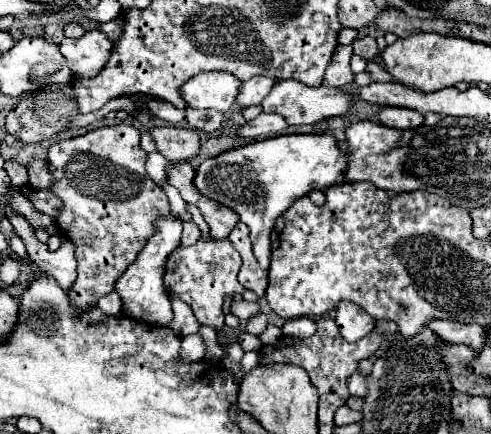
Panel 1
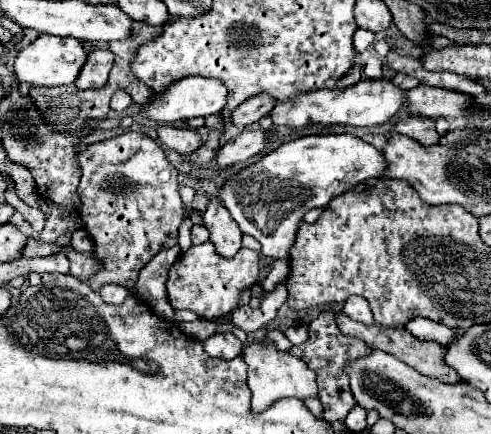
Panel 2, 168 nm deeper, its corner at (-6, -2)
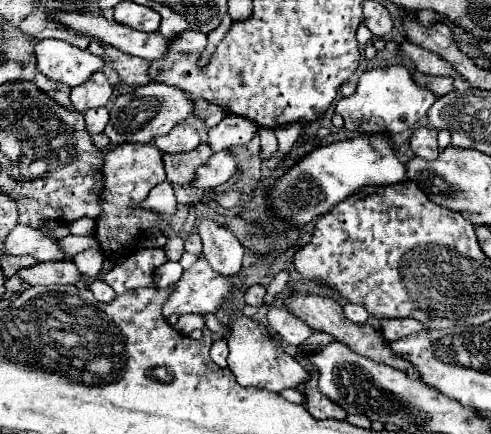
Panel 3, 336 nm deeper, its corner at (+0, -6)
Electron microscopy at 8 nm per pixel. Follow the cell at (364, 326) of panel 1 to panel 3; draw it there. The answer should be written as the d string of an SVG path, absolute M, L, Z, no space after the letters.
M344 304L344 314L354 324L364 324L368 320L368 312L360 308L360 304Z

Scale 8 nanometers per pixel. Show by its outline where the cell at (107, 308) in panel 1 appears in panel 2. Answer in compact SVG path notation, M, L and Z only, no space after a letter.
M106 284L106 288L100 288L102 300L106 300L110 304L120 304L126 298L126 294L128 294L128 290L118 288L118 284Z

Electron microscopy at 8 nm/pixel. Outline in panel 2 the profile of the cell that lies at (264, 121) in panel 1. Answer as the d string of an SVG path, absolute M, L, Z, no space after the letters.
M242 130L236 138L228 140L216 154L216 164L220 168L228 168L232 164L244 162L258 152L264 150L268 144L268 132L262 130Z

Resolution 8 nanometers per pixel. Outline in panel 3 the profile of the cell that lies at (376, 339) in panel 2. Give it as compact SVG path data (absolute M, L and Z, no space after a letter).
M290 296L286 300L286 306L288 310L298 316L300 320L304 320L310 328L318 330L318 332L326 332L330 336L334 336L338 342L346 344L352 352L360 354L360 356L366 356L370 360L376 360L376 362L384 362L388 366L394 366L402 372L408 372L410 376L414 376L414 366L410 366L410 362L404 362L396 352L392 352L390 348L390 342L382 336L380 330L376 330L372 324L352 324L344 312L342 312L342 306L340 302L332 300L332 298L324 298L324 296Z

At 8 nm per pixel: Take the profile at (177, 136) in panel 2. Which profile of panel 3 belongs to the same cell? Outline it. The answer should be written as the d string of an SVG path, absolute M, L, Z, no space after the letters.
M178 124L176 128L172 128L172 132L154 138L154 144L162 152L192 152L200 144L200 136L190 124Z

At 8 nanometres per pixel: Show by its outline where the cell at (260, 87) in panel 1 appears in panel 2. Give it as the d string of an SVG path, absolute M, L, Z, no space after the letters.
M260 94L254 96L250 100L246 100L244 104L240 104L232 114L230 114L230 122L238 128L246 128L250 124L256 124L262 116L270 114L270 110L274 108L274 100L268 94Z

